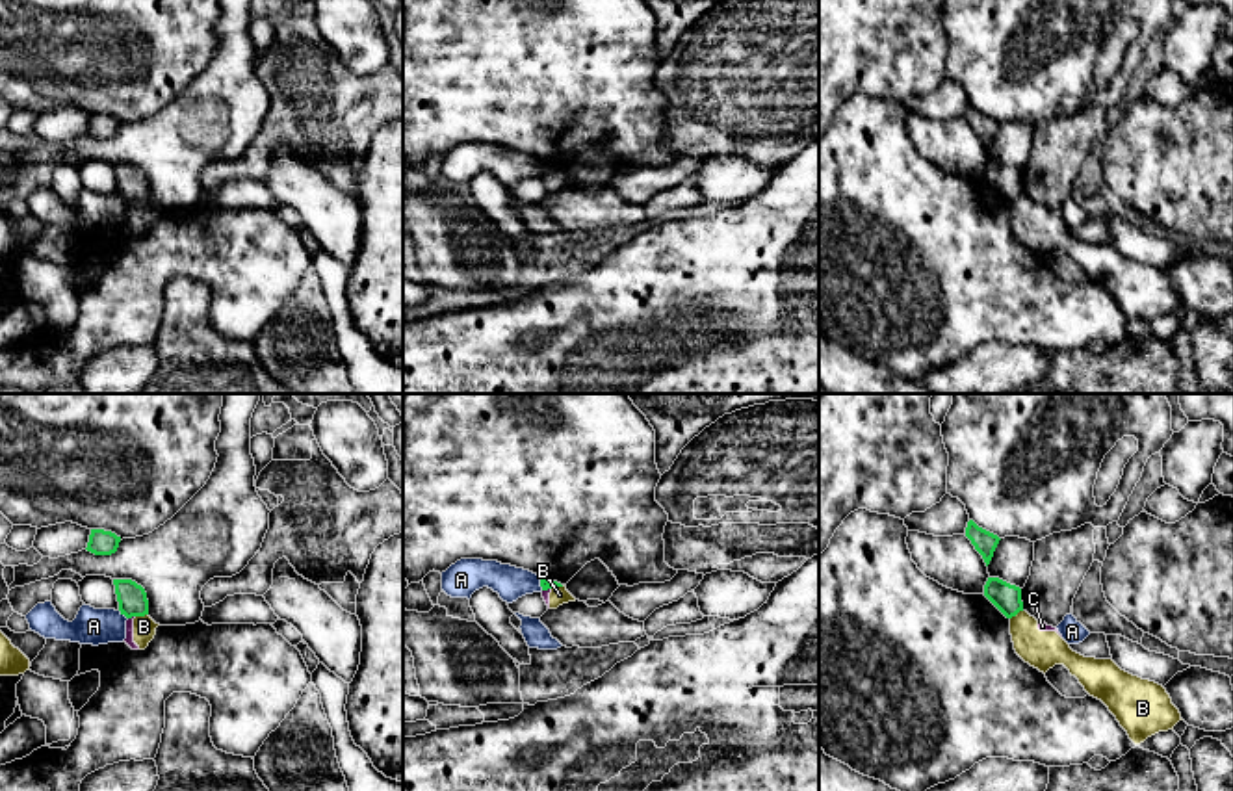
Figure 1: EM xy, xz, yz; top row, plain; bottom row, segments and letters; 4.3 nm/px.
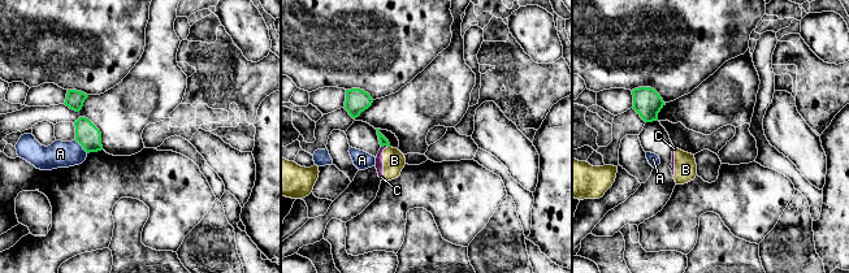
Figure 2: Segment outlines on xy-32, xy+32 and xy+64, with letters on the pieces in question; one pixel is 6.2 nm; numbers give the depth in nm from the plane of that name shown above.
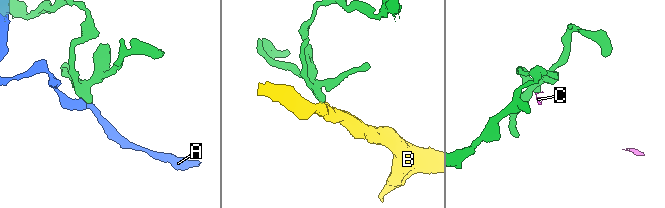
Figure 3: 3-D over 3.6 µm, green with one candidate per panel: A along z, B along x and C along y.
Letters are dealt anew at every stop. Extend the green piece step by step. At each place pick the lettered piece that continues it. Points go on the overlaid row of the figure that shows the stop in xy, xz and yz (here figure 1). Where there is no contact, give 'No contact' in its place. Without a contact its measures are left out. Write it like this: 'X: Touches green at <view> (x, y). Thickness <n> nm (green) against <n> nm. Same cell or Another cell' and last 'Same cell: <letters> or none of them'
A: Touches green at xy (123, 613). Thickness 130 nm (green) against 160 nm. Another cell
B: Touches green at xy (142, 615). Thickness 130 nm (green) against 100 nm. Another cell
C: Touches green at xy (130, 617). Thickness 130 nm (green) against 40 nm. Another cell
Same cell: none of them

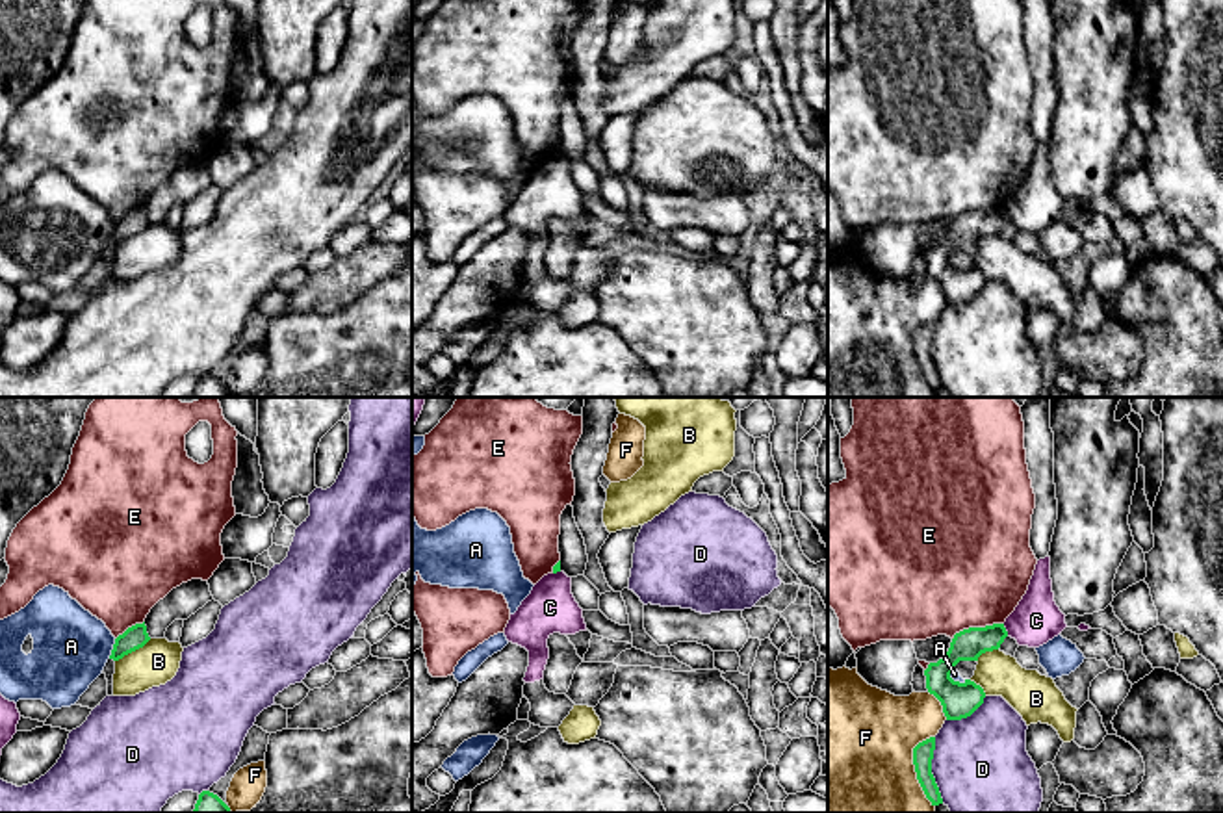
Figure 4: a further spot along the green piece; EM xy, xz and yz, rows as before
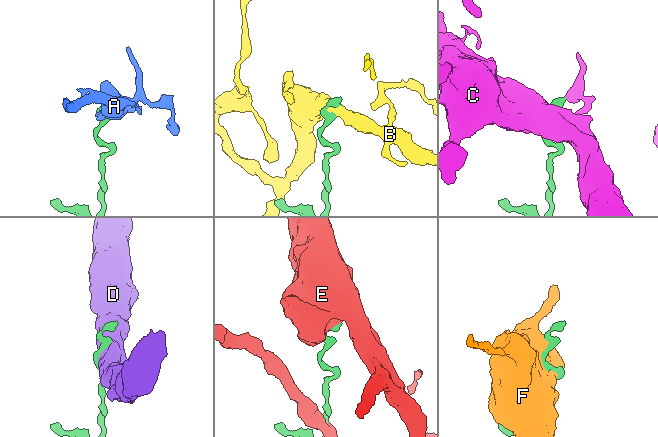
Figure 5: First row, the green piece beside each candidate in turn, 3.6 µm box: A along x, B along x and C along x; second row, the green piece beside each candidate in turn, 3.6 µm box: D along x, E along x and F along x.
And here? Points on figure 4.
A: Touches green at xy (114, 648). Thickness 100 nm (green) against 340 nm. Another cell
B: Touches green at xy (132, 650). Thickness 100 nm (green) against 190 nm. Another cell
C: Touches green at yz (1004, 630). Thickness 140 nm (green) against 200 nm. Another cell
D: Touches green at yz (930, 771). Thickness 90 nm (green) against 420 nm. Another cell
E: Touches green at yz (977, 628). Thickness 140 nm (green) against 500 nm. Another cell
F: Touches green at yz (915, 769). Thickness 90 nm (green) against 500 nm. Another cell
Same cell: none of them

